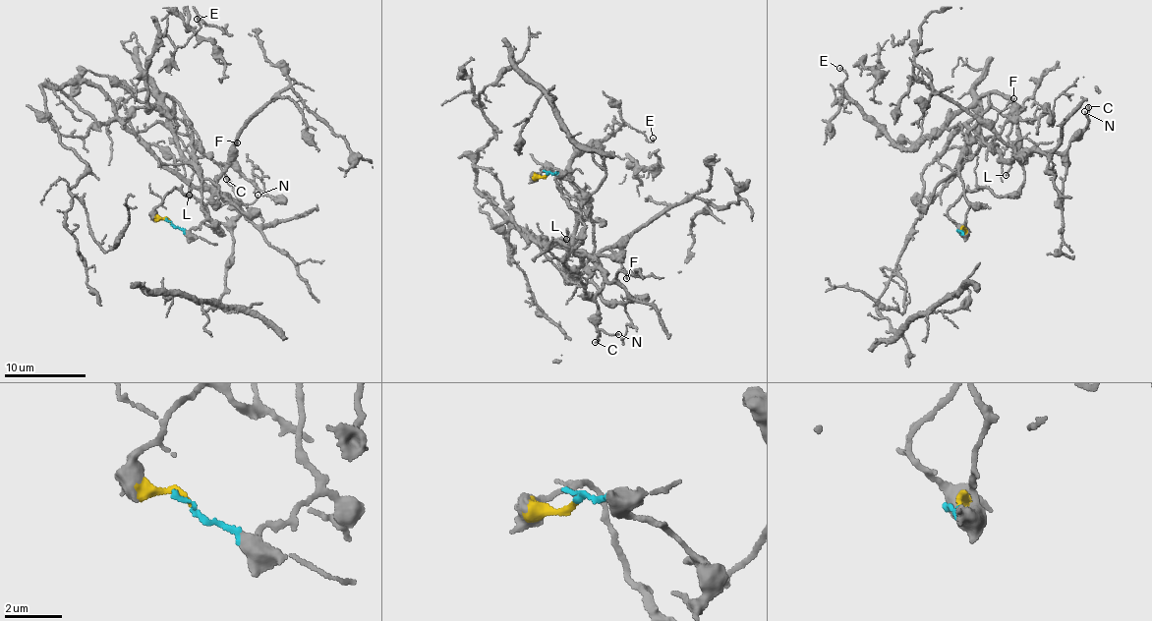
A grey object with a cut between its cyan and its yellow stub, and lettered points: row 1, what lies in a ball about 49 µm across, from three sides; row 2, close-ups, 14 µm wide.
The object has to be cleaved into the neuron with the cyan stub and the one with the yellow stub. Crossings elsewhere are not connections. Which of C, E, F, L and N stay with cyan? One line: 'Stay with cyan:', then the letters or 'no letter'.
Stay with cyan: E, F

